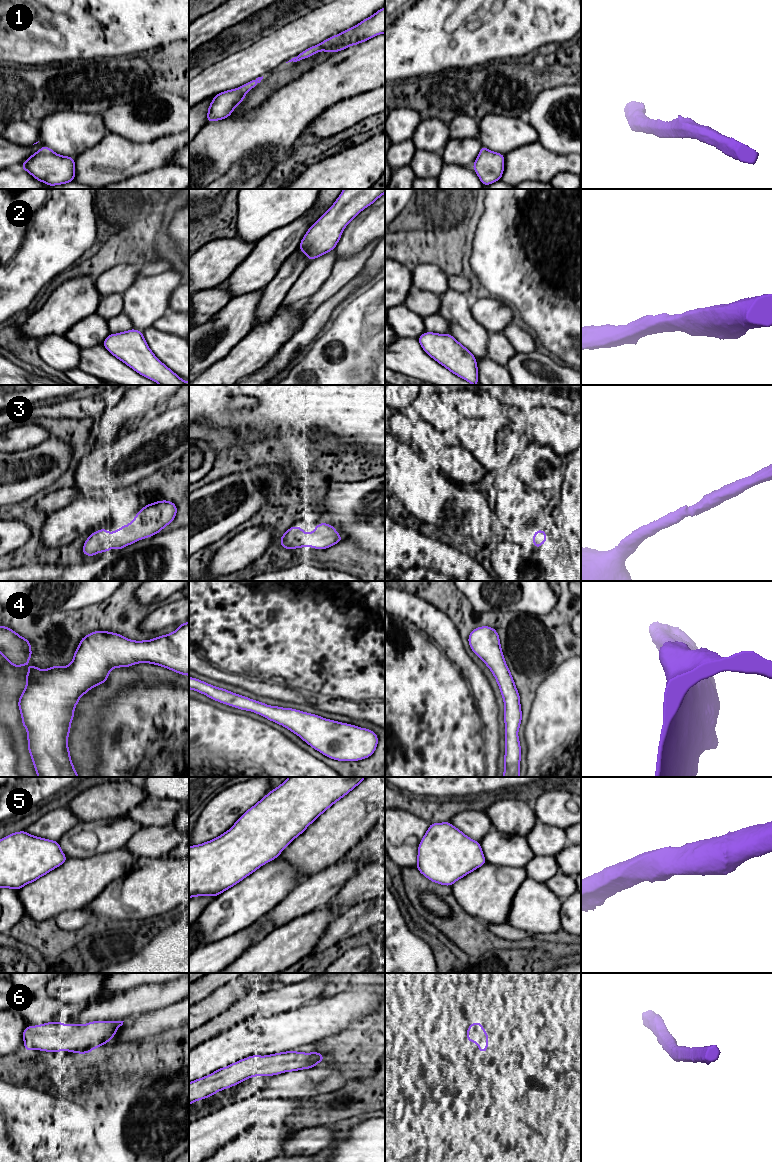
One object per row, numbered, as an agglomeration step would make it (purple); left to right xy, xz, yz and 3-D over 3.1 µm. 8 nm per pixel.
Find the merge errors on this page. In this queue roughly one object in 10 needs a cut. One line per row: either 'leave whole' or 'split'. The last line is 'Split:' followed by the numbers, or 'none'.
1: leave whole
2: leave whole
3: leave whole
4: leave whole
5: leave whole
6: leave whole
Split: none

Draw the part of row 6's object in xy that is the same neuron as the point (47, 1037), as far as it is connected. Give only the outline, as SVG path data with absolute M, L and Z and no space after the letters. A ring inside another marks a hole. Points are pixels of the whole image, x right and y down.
M53 1021L37 1026L27 1026L22 1033L24 1050L62 1052L65 1049L70 1053L76 1052L83 1055L112 1040L113 1036L117 1033L117 1028L122 1026L123 1022L124 1021L94 1021L84 1025L72 1023L64 1026L65 1021Z

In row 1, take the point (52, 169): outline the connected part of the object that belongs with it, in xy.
M46 146L26 159L20 168L48 186L66 184L75 179L75 159L58 155Z

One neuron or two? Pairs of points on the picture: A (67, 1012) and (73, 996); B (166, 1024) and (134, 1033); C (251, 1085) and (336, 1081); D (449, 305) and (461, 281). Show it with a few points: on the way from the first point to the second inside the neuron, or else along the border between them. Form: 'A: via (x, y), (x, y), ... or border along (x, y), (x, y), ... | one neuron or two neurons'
A: border along (48, 995), (63, 1004), (86, 1002) | two neurons
B: via (158, 1024), (142, 1027) | one neuron
C: via (272, 1085), (315, 1085) | one neuron
D: border along (449, 287), (466, 294) | two neurons

